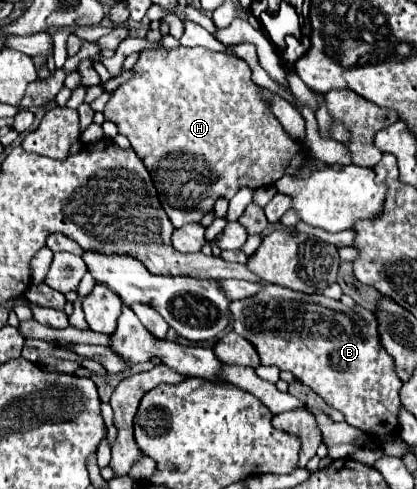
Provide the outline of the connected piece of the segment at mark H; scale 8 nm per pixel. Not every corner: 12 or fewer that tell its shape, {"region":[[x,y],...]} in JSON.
{"region":[[143,51],[103,115],[177,229],[307,161],[243,59]]}

